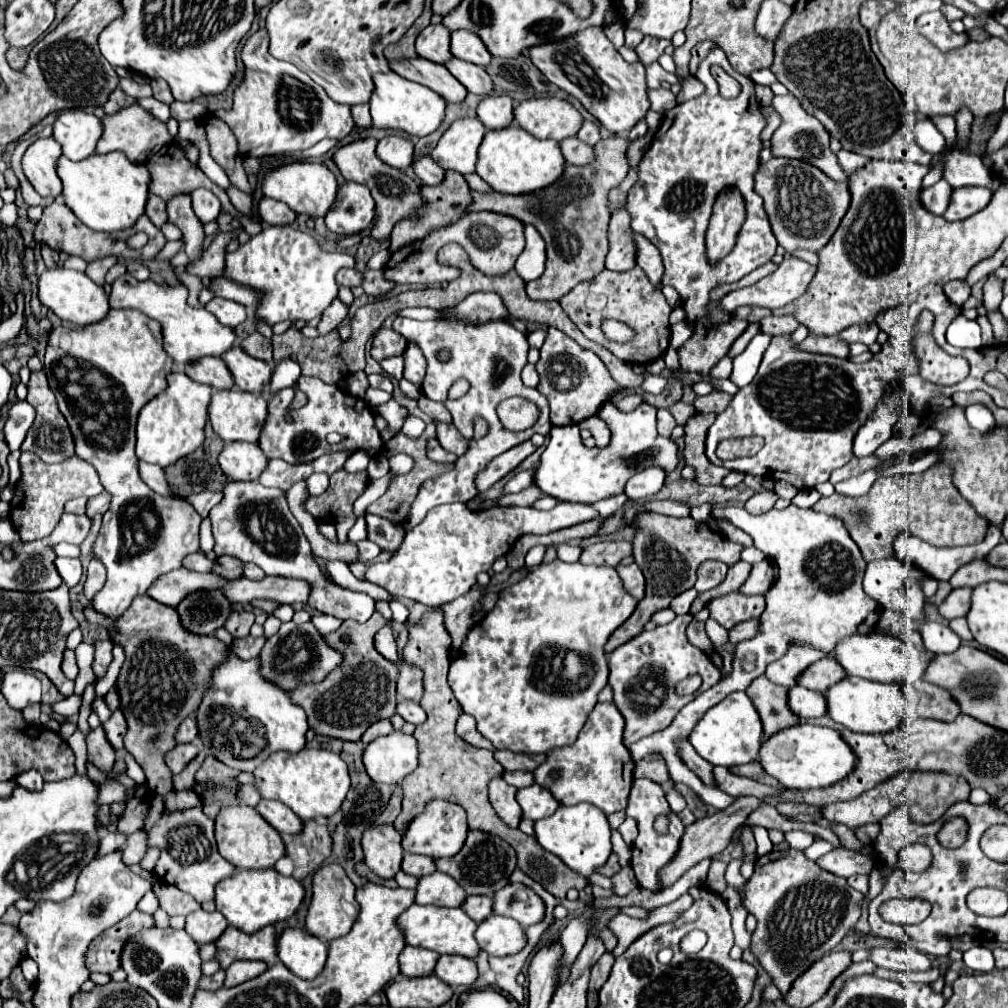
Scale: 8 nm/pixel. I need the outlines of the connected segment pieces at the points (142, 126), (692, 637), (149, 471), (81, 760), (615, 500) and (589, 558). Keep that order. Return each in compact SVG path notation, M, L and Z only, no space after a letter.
M136 103L114 115L104 115L102 123L104 123L102 125L104 131L102 131L102 139L98 141L96 153L122 151L132 163L146 163L150 159L150 155L158 153L166 143L172 143L172 135L168 133L166 123L162 123L160 119L150 115L146 109L142 109Z
M693 620L687 627L686 635L689 642L704 651L706 654L713 653L714 646L708 638L705 631L705 624L697 620Z
M138 461L138 473L140 473L142 481L144 481L150 489L154 489L156 493L166 495L166 493L170 491L170 487L168 487L168 483L166 483L166 477L164 477L162 467L152 465L152 463L142 463L142 461Z
M76 729L76 733L68 739L70 749L76 755L76 771L78 775L86 775L86 733L82 733L80 729Z
M620 493L620 495L608 497L608 499L596 501L592 507L596 507L596 511L600 511L600 517L610 517L610 515L616 515L624 507L626 501L628 501L628 497L624 493Z
M600 541L584 547L580 563L616 567L628 555L632 555L632 545L628 541Z

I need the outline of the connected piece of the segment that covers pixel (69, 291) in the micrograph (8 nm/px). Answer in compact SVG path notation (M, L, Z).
M64 267L46 269L38 277L38 299L44 307L52 309L62 321L68 321L68 323L74 323L80 327L102 321L106 317L106 313L110 311L108 295L104 293L102 287L94 285L94 281L90 277L86 277L84 273L64 269Z

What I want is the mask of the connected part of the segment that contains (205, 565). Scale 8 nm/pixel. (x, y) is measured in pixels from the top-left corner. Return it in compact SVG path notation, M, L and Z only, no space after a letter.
M202 551L186 556L182 562L183 567L202 573L211 572L214 562L209 560Z

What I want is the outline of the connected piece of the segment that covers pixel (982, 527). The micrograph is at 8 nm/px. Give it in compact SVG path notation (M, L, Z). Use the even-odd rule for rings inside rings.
M936 463L924 473L878 479L872 489L860 497L846 497L840 493L822 497L812 509L842 519L866 561L892 557L892 543L898 531L910 531L934 547L980 543L986 535L988 521L970 507L958 489L954 489L950 473L946 463Z

